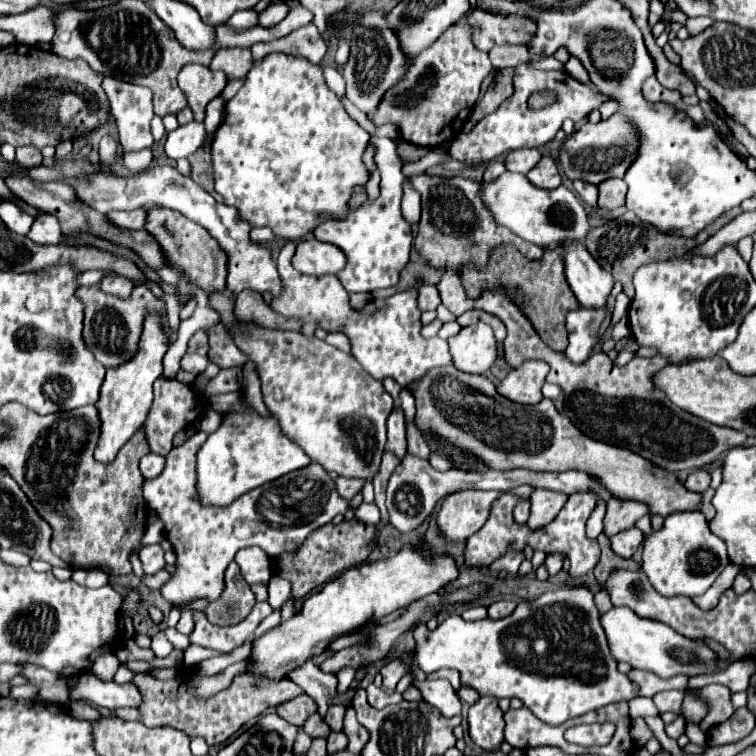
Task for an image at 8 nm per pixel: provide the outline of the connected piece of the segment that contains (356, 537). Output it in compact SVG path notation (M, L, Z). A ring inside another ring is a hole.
M351 519L351 521L343 521L339 525L325 525L321 529L315 529L305 543L301 543L299 551L295 555L283 553L279 559L279 567L277 573L285 579L291 581L291 593L295 599L305 597L309 591L313 591L315 587L327 583L329 579L337 577L343 573L343 569L349 569L353 565L363 563L369 553L369 541L375 537L375 527L373 525L365 525L359 519Z

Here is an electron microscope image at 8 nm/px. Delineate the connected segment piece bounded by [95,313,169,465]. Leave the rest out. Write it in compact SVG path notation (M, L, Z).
M151 313L145 319L145 329L141 335L141 347L139 347L139 353L135 355L135 359L131 359L129 363L123 363L121 367L107 369L105 381L101 385L99 401L95 403L95 407L99 411L99 419L101 419L101 437L99 437L99 443L95 449L95 459L99 463L103 463L103 465L113 463L119 449L147 421L147 415L149 415L151 405L153 405L153 381L163 373L161 359L163 359L167 347L169 347L169 343L167 343L163 329L161 329L161 321L157 315Z

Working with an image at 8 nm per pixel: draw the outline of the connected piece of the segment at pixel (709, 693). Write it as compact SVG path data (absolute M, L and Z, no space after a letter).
M707 685L707 687L701 687L701 689L689 689L689 693L697 693L707 703L707 715L699 723L701 731L705 731L705 733L709 729L713 729L715 725L727 721L735 711L733 705L731 705L731 699L729 699L731 691L723 685Z

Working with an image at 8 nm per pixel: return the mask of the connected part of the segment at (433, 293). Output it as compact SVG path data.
M421 285L419 287L417 305L421 311L435 311L439 303L441 303L441 299L439 299L439 291L435 285Z

